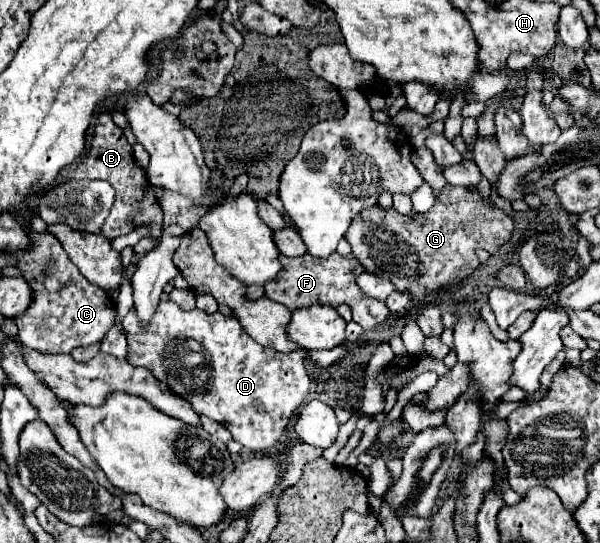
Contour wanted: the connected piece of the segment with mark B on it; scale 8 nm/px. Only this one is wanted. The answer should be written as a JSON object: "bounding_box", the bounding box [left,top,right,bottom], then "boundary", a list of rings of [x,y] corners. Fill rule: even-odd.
{"bounding_box":[68,114,162,239],"boundary":[[[110,114],[98,116],[94,136],[92,136],[92,142],[90,142],[90,150],[78,160],[76,170],[72,170],[68,178],[78,178],[78,176],[94,176],[96,180],[106,180],[116,190],[112,214],[106,218],[106,224],[102,226],[102,234],[106,234],[108,238],[118,238],[118,236],[128,234],[128,224],[130,224],[130,228],[134,224],[134,226],[149,225],[152,228],[149,237],[155,239],[161,237],[162,208],[154,198],[152,184],[146,180],[146,172],[132,158],[132,146],[128,144],[122,128],[118,128],[112,122]]]}

